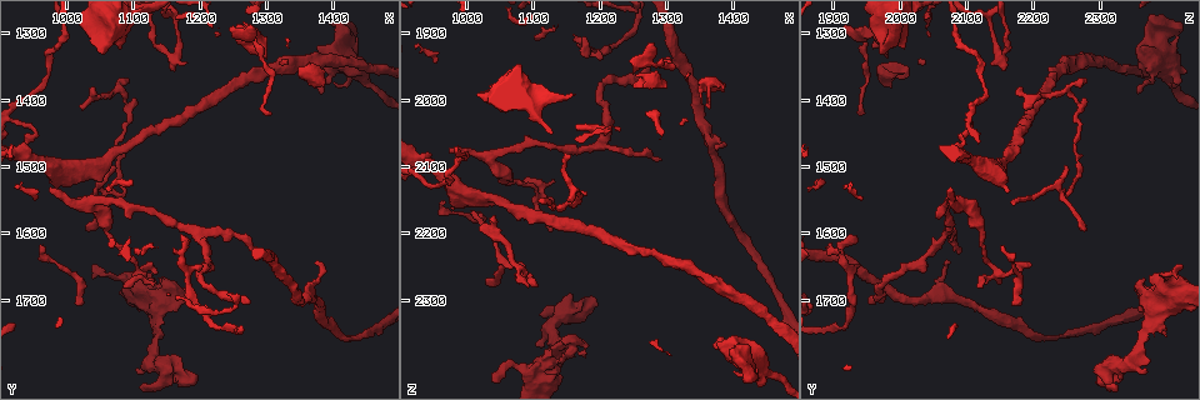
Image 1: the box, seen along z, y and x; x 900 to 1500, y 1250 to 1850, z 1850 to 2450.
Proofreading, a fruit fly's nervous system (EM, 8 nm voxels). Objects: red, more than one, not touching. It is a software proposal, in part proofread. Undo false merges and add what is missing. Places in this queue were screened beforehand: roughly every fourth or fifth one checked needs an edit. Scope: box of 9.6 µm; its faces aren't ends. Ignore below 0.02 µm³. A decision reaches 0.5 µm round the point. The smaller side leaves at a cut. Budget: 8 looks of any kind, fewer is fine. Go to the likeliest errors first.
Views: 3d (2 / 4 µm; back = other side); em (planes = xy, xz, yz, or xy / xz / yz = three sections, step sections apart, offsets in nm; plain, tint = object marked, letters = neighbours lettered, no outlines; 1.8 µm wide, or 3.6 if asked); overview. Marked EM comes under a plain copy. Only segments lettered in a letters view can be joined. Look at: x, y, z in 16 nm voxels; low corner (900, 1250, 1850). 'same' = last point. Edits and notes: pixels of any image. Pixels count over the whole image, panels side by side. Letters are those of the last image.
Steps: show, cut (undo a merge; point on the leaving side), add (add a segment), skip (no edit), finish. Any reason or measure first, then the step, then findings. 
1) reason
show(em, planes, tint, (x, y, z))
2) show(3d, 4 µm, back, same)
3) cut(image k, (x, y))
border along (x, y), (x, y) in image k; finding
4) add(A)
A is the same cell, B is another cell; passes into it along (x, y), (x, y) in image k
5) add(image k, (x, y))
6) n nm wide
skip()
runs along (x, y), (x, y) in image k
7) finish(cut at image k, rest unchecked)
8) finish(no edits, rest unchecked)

show(em, xz, step 16, letters, (1270, 1700, 1950))

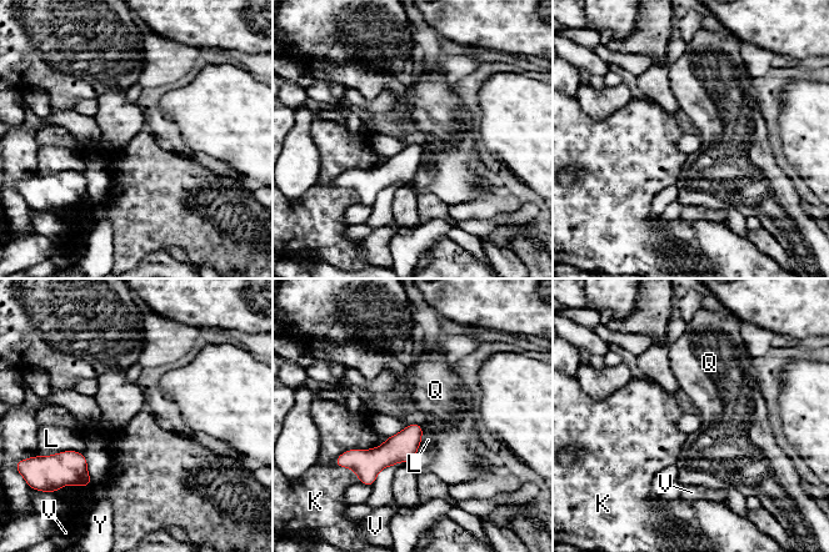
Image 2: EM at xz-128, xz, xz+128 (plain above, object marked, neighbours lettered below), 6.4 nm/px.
skip()
K, L, Q, V and Y are other cells; runs along (419, 428), (386, 455), (349, 457) in image 2; no lettered segment goes on from it

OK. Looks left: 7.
show(em, 3.6 µm, planes, letters, (1085, 1320, 2000))

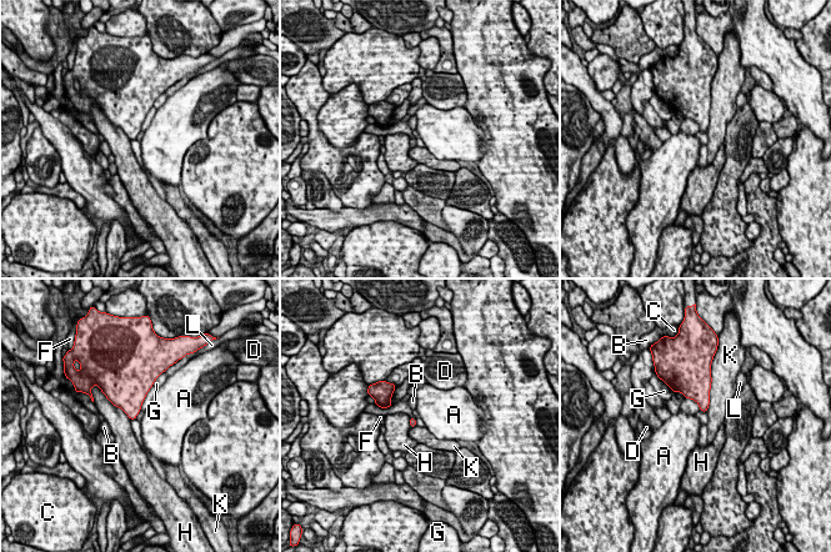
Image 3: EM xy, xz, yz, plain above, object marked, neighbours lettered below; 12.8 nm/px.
skip()
A, B, C, D, F, G, H, K and L are other cells; border along (712, 377), (709, 409), (706, 411) in image 3; none of them fits

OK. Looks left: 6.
an open end
show(em, 3.6 µm, xy, step 8, letters, (1400, 1380, 2410))

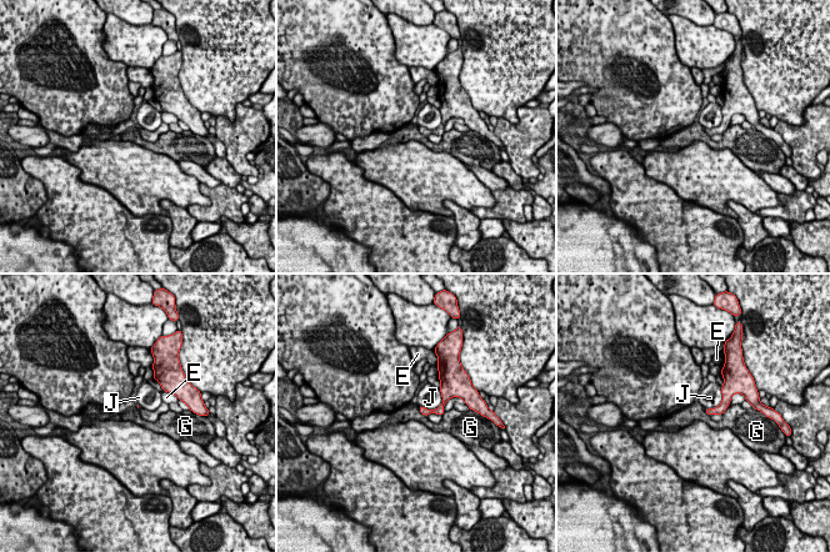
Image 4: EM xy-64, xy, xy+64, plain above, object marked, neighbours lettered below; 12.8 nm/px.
cut it another way
show(em, 3.6 µm, planes, letters, same)

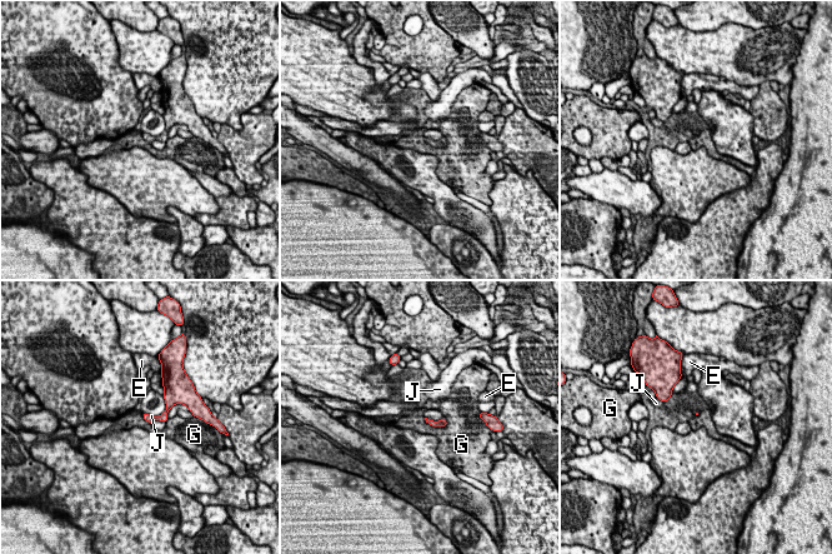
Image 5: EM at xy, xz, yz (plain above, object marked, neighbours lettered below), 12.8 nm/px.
skip()
E, G and J are other cells; border along (424, 418), (437, 428) in image 5; none of them fits

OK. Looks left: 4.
calibre changes
show(3d, 4 µm, back, (1150, 1805, 2320))

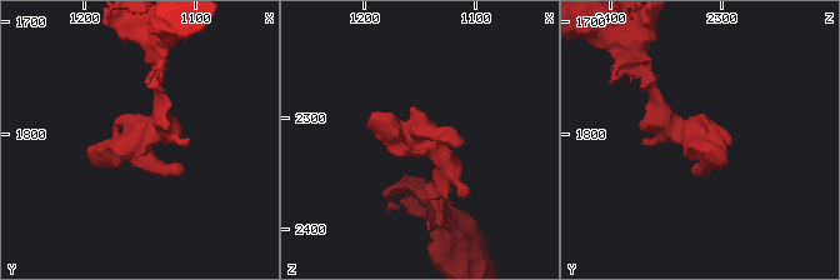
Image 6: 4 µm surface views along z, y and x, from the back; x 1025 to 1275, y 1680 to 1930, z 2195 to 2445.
show(em, planes, letters, (1150, 1802, 2318))

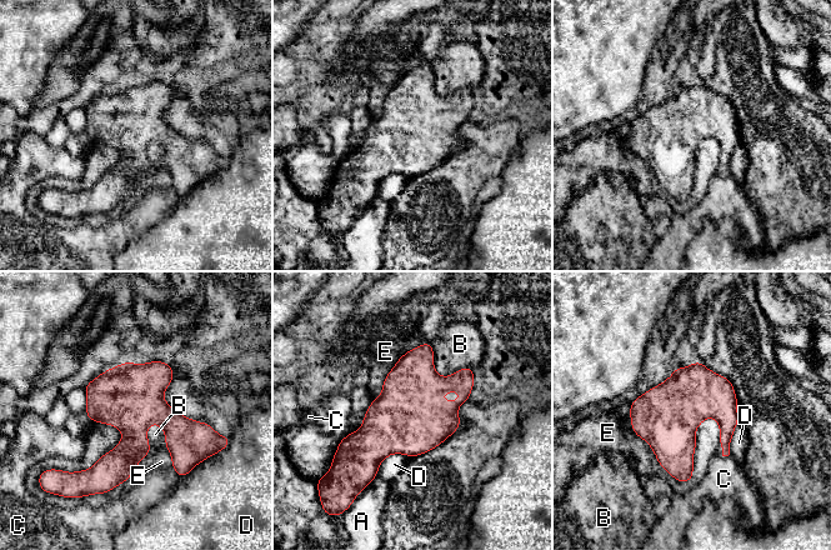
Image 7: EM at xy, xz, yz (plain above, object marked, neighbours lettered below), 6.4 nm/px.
skip()
A, B, C, D and E are other cells; border along (629, 415), (664, 469) in image 7; all the same cell

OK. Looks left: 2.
finish(no edits, rest unchecked)

